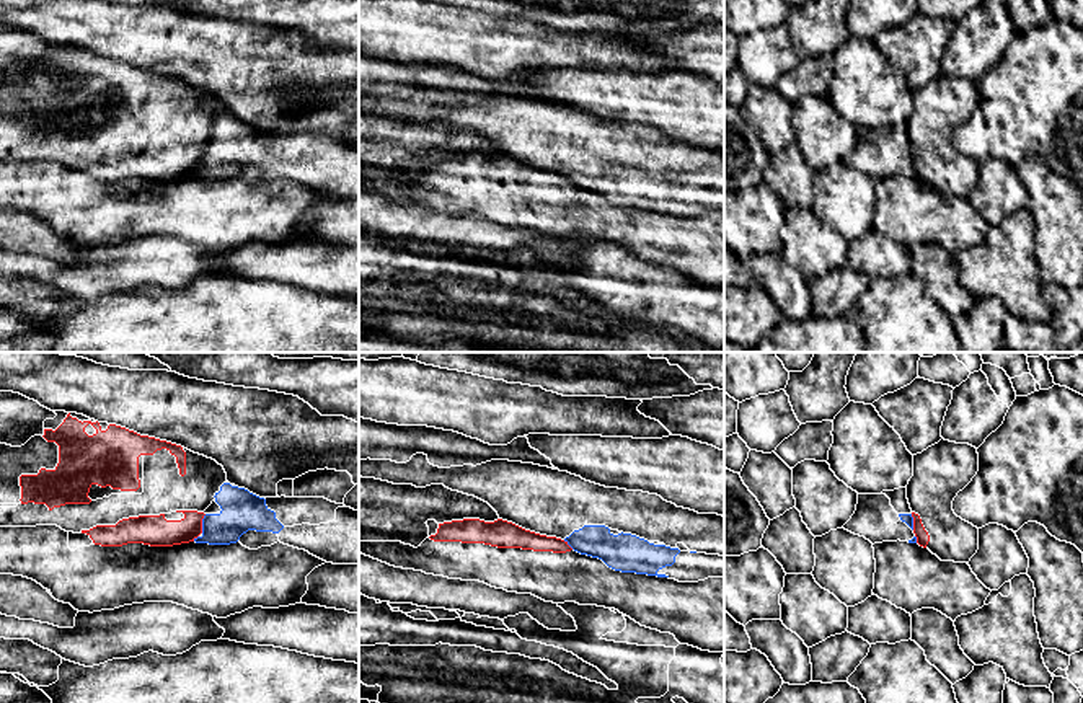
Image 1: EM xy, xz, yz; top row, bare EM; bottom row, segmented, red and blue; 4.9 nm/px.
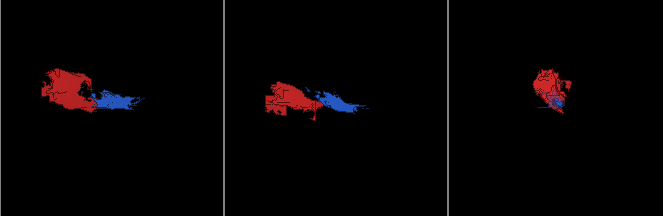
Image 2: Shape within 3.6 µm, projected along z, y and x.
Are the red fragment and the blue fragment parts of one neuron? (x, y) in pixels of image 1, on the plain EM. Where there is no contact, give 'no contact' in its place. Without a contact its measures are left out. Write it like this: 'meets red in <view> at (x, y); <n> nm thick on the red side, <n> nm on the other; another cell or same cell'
meets red in xy at (201, 159); 160 nm thick on the red side, 200 nm on the other; another cell

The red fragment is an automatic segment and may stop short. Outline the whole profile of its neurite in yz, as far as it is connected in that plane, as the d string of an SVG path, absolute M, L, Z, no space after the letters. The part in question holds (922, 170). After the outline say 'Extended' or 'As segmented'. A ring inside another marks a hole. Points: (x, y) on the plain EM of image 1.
M941 73L913 90L907 134L917 178L941 196L969 197L979 184L979 163L957 152L953 135L979 106L977 83Z. Extended

